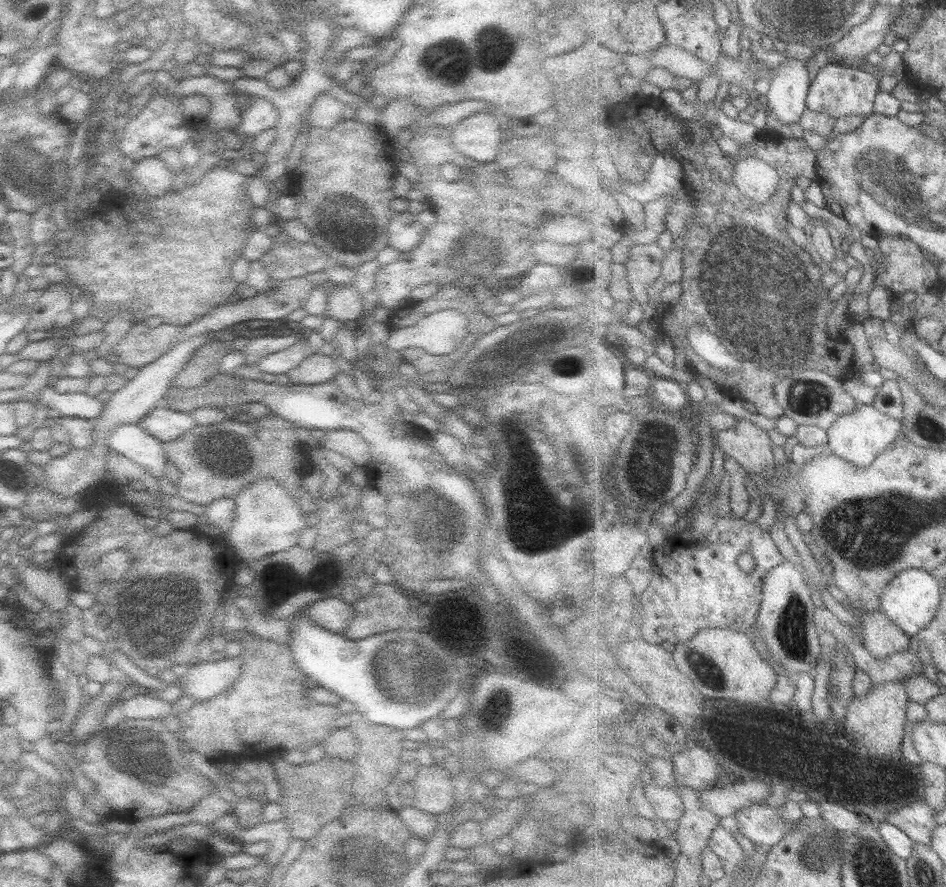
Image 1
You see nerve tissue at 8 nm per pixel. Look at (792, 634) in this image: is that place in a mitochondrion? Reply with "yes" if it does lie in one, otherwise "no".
yes

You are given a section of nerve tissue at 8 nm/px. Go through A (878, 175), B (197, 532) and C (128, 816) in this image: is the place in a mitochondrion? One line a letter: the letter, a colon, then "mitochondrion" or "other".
A: mitochondrion
B: other
C: other

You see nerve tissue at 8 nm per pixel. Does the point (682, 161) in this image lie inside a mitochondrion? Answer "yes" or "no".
no

